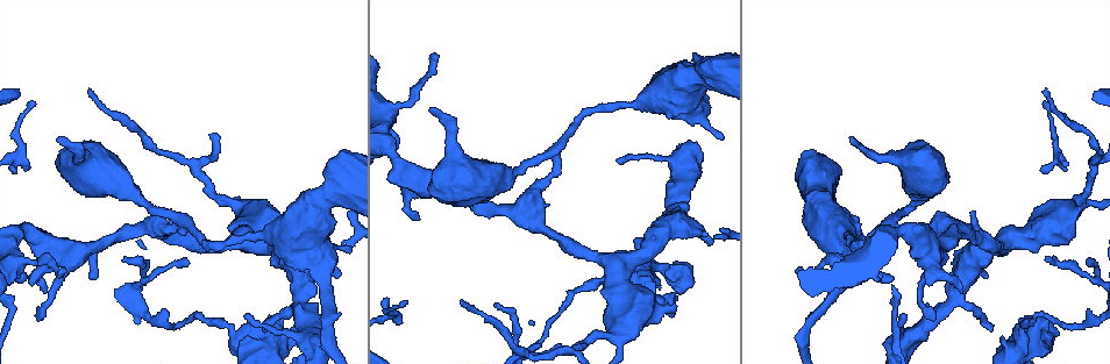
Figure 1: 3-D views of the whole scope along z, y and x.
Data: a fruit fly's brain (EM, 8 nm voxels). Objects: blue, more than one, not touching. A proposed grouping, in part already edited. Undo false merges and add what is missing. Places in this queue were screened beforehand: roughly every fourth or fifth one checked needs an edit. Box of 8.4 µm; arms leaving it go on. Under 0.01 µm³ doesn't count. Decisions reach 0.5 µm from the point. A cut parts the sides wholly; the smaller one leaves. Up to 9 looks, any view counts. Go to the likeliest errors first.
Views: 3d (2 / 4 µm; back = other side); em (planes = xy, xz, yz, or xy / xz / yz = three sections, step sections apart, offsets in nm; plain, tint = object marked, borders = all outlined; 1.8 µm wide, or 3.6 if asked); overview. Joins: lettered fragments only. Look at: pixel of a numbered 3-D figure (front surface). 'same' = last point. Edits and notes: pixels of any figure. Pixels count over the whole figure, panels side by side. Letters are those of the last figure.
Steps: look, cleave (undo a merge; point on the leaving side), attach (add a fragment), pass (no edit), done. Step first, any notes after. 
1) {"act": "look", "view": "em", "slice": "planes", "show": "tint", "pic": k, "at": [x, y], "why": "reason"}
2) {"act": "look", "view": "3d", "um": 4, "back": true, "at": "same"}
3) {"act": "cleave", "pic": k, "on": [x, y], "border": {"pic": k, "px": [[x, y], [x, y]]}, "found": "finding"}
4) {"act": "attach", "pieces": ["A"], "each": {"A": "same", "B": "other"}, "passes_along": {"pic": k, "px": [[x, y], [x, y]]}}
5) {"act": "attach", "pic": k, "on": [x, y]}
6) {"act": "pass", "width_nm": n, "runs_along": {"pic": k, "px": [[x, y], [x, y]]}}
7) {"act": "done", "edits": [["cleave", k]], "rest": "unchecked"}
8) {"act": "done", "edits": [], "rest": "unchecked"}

{"act": "look", "view": "em", "slice": "yz", "step": 16, "show": "borders", "pic": 1, "at": [122, 261], "why": "tapers out"}

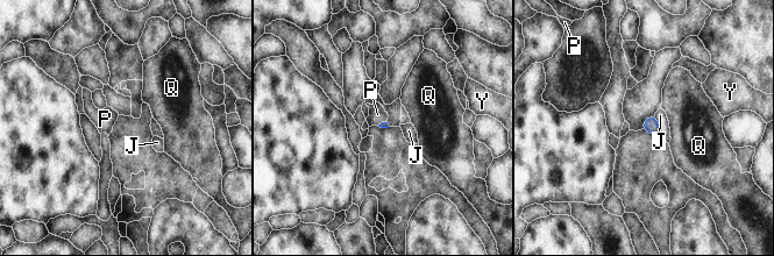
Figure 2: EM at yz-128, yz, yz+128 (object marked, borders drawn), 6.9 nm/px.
{"act": "look", "view": "em", "slice": "planes", "show": "borders", "at": "same", "why": "another direction"}

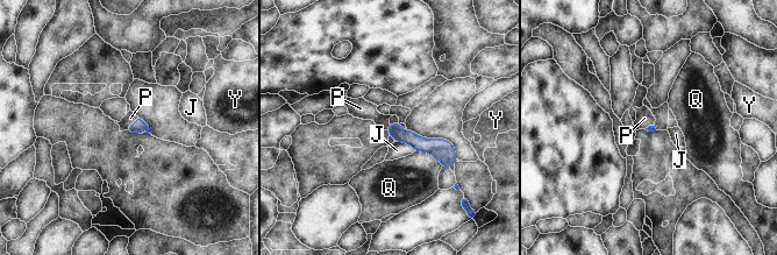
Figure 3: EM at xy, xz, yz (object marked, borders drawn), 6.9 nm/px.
{"act": "attach", "pieces": ["P"], "each": {"J": "other", "P": "same", "Q": "other", "Y": "other"}, "passes_along": {"pic": 3, "px": [[138, 125], [133, 124], [130, 118]]}, "found": "it goes on there"}

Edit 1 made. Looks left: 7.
{"act": "look", "view": "em", "um": 3.6, "slice": "planes", "show": "tint", "pic": 1, "at": [60, 138], "why": "branch stops here"}

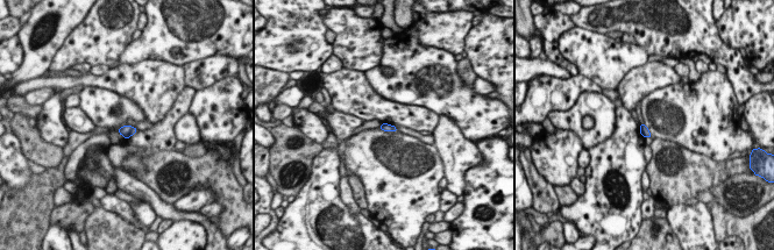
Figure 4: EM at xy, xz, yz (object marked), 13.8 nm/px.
{"act": "look", "view": "em", "um": 3.6, "slice": "planes", "show": "borders", "at": "same", "why": "see the neighbours"}

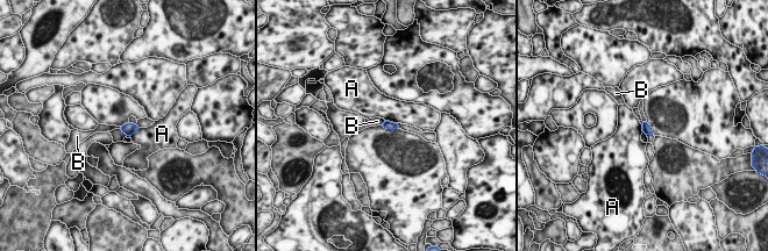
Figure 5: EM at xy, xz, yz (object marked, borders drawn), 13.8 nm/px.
{"act": "pass", "longest_contact_nm": ["A", 170], "each": {"A": "other", "B": "other"}, "border": {"pic": 5, "px": [[385, 121], [381, 124]]}, "found": "no lettered fragment goes on from it"}

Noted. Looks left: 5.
{"act": "look", "view": "em", "um": 3.6, "slice": "xz", "step": 8, "show": "tint", "pic": 1, "at": [1067, 215]}

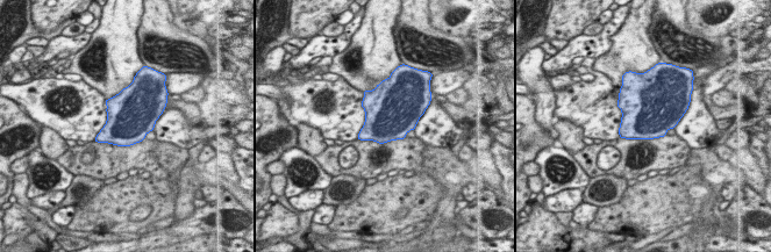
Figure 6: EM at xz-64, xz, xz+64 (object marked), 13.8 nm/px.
{"act": "look", "view": "em", "um": 3.6, "slice": "yz", "step": 16, "show": "borders", "at": "same", "why": "cut it another way"}

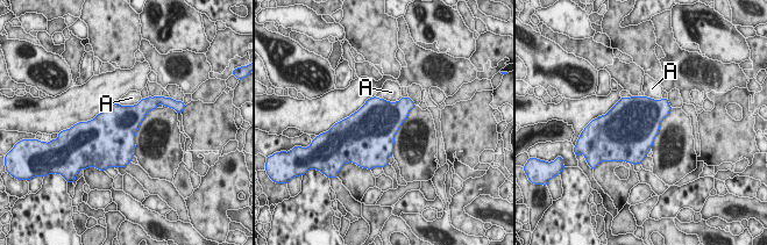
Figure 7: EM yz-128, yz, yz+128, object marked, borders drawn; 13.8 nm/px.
{"act": "pass", "each": {"A": "other"}, "border": {"pic": 7, "px": [[141, 98], [134, 105], [118, 103]]}, "found": "all the same neuron"}

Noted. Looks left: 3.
{"act": "look", "view": "3d", "um": 4, "pic": 1, "at": [189, 263]}

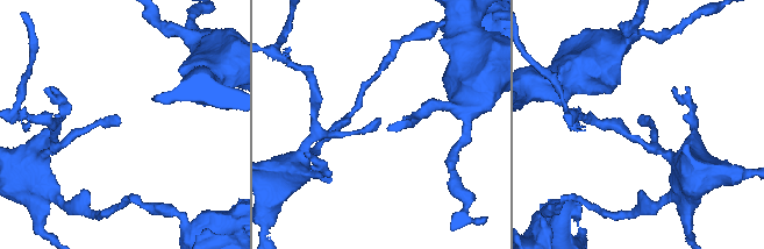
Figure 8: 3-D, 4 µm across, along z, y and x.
{"act": "look", "view": "em", "slice": "planes", "show": "borders", "pic": 8, "at": [640, 117], "why": "shape alone is not enough"}

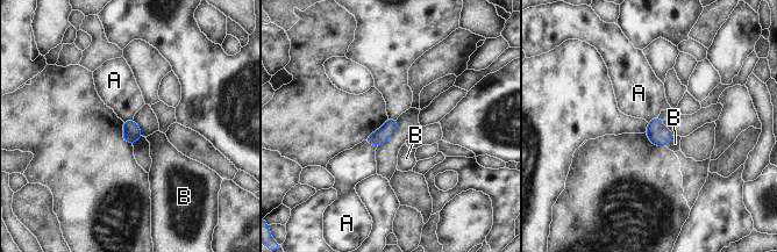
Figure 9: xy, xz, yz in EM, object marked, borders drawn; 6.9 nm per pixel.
{"act": "pass", "each": {"A": "other", "B": "other"}, "border": {"pic": 9, "px": [[365, 139], [368, 143], [377, 146]]}, "found": "no lettered fragment goes on from it"}

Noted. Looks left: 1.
{"act": "done", "edits": [["attach", 3]], "rest": "unchecked"}

